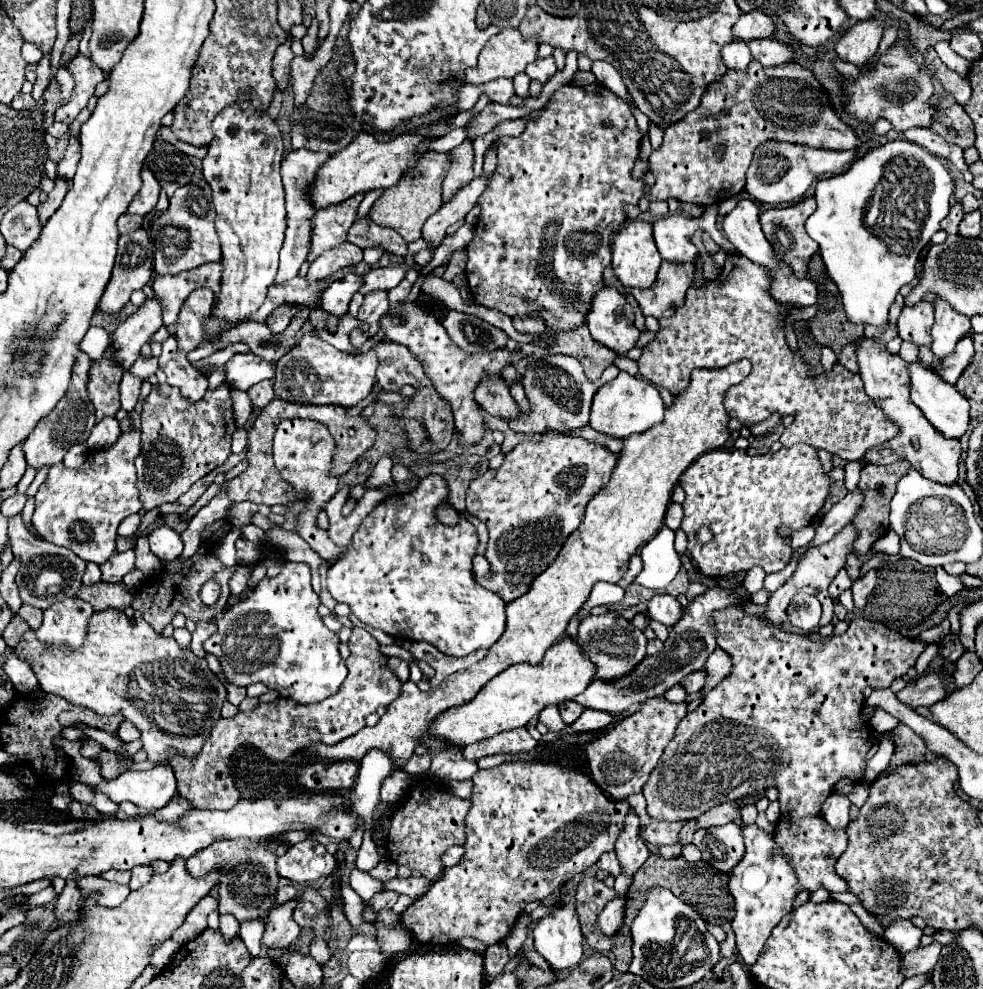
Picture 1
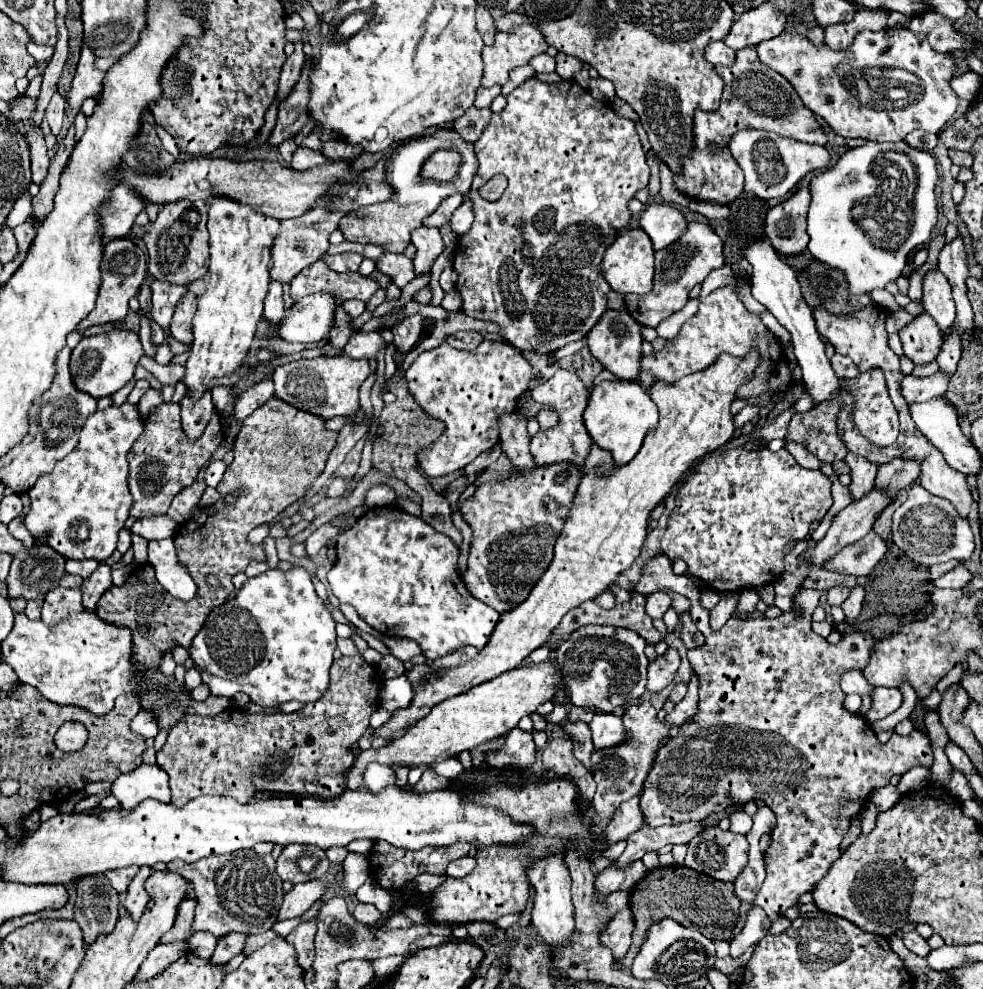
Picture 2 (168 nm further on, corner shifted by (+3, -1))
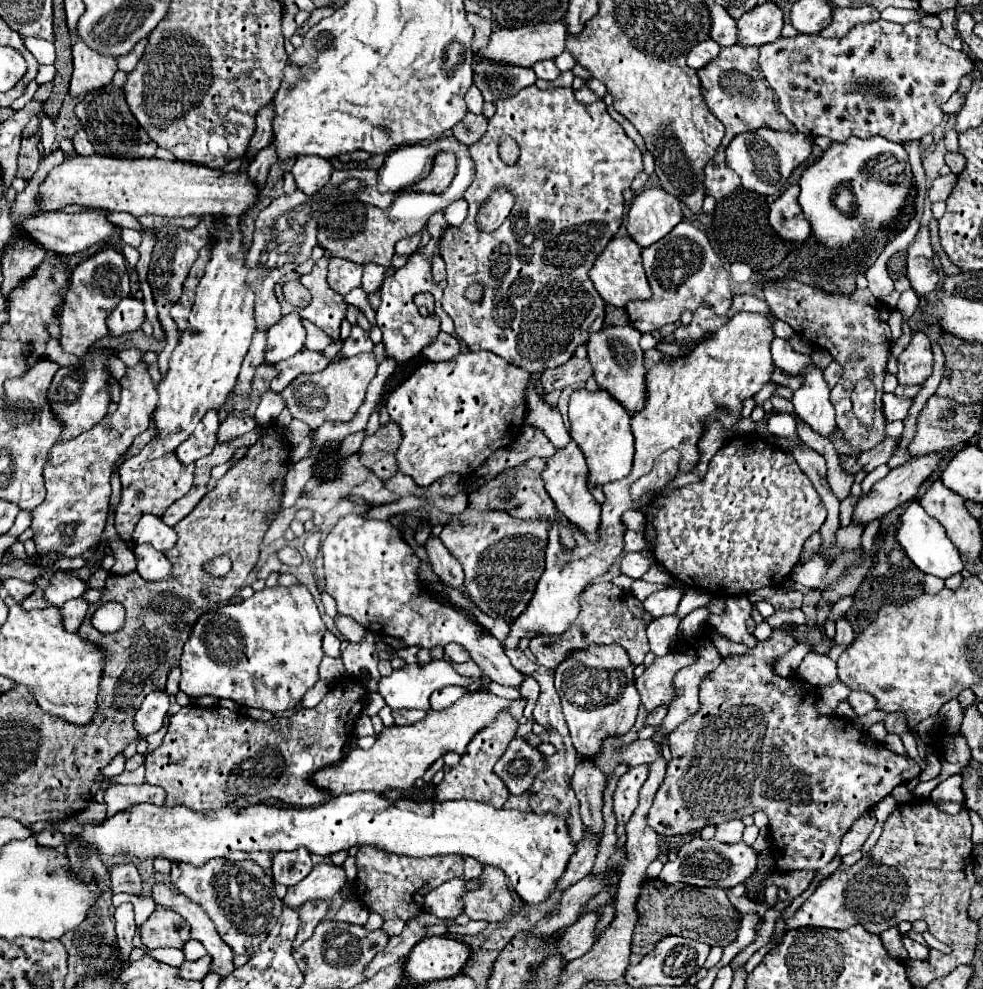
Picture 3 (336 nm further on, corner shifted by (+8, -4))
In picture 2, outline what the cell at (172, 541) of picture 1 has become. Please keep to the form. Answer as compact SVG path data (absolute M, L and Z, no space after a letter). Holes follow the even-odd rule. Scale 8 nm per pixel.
M172 539L162 541L150 541L148 543L148 563L156 571L156 579L168 593L172 593L178 599L190 601L196 595L196 583L190 577L188 569L180 565Z

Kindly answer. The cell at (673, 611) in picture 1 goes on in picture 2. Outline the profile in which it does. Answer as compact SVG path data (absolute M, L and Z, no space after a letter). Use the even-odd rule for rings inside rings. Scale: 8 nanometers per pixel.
M656 591L646 597L646 613L652 619L662 619L662 615L672 607L672 597L666 591Z

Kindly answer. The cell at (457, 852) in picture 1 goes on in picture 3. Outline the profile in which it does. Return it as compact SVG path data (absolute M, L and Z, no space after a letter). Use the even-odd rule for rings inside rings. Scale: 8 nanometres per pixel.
M465 858L465 860L463 860L463 876L465 876L467 880L477 878L477 876L481 874L481 868L483 868L483 864L479 864L477 860L471 860L471 858Z

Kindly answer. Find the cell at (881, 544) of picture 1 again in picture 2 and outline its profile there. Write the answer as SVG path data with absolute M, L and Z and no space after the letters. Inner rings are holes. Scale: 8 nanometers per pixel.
M868 533L860 541L842 547L834 557L824 561L822 569L854 577L868 575L874 569L874 565L884 557L886 551L888 551L886 541L876 533Z

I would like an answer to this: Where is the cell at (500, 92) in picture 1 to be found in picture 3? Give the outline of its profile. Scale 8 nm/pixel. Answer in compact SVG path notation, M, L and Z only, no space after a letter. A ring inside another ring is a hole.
M471 86L471 90L469 90L467 96L465 96L465 102L467 102L469 112L473 112L473 114L481 114L481 110L483 110L483 94L479 92L479 88Z

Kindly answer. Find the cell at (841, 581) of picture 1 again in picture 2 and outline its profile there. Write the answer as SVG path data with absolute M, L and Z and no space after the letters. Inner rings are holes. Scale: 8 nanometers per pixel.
M658 553L654 555L652 559L646 561L644 569L642 569L642 577L638 581L638 585L634 587L640 595L650 595L650 593L656 593L656 591L674 591L674 593L680 593L680 595L686 595L690 601L692 601L692 621L696 623L696 627L704 633L706 637L706 645L700 647L698 651L688 651L688 661L698 677L698 683L700 683L700 695L698 699L702 699L702 713L700 717L696 717L696 725L698 727L680 727L678 729L678 735L670 741L666 741L666 745L658 751L656 755L656 761L654 761L654 767L644 783L644 791L642 791L642 797L640 797L640 809L646 817L646 823L652 825L652 827L660 827L660 825L676 825L676 823L686 823L686 821L704 821L708 815L712 813L718 813L718 811L724 811L726 807L732 807L732 805L746 805L750 801L766 801L766 805L774 811L776 815L776 825L771 833L771 843L768 847L768 851L764 853L764 861L766 861L766 867L772 867L772 869L766 869L766 881L764 885L760 887L758 895L756 895L756 903L758 907L762 907L766 911L766 915L770 917L770 921L776 921L788 907L792 907L796 903L796 899L804 893L808 893L810 889L816 887L816 881L820 881L820 877L824 877L830 869L830 865L840 857L840 841L844 839L848 827L850 827L850 819L856 817L860 813L860 809L868 803L868 797L874 789L880 789L884 785L890 783L890 779L894 775L904 775L906 771L910 771L912 767L916 765L922 765L922 767L932 767L932 745L930 745L930 739L928 735L924 735L922 731L912 731L908 737L900 737L896 733L892 733L890 741L888 743L878 743L876 739L876 733L872 731L872 727L868 725L868 721L864 721L860 715L856 713L850 713L844 709L844 693L840 689L840 673L842 671L848 671L848 669L862 669L864 665L868 665L868 657L872 653L872 645L874 645L874 639L872 635L868 633L848 633L842 637L840 643L836 645L830 645L826 639L822 639L820 635L816 635L812 629L810 629L810 617L812 617L812 603L818 603L818 597L820 597L820 591L816 589L808 589L808 591L798 591L796 597L792 599L792 609L788 613L782 613L780 617L776 619L742 619L742 617L730 617L728 623L720 629L720 631L712 631L710 625L708 625L708 611L702 609L700 605L700 591L698 587L692 583L690 577L686 575L676 575L672 571L672 561L664 555L664 553ZM796 609L800 609L802 613L798 615ZM720 717L724 717L726 725L718 725ZM710 723L716 723L716 725L710 725Z

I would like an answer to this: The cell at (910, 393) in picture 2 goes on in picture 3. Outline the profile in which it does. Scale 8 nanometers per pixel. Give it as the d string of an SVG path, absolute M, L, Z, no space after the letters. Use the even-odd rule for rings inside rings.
M893 392L883 394L883 410L887 416L887 422L893 420L903 420L909 414L909 408L913 404L913 398L905 398L905 396L897 396Z

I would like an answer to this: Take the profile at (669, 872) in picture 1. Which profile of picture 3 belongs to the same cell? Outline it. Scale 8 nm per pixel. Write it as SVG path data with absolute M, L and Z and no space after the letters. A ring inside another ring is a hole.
M659 878L645 880L641 886L641 896L637 900L639 922L633 932L631 944L631 966L637 964L653 946L669 934L679 934L705 942L709 946L727 946L737 938L741 928L741 914L727 898L727 892L721 888L691 888L683 884L665 884Z

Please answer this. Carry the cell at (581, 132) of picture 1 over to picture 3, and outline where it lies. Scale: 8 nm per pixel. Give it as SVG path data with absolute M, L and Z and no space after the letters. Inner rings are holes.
M535 84L533 86L527 86L523 88L521 92L517 92L515 96L507 98L507 100L499 100L495 102L495 114L493 118L489 118L489 128L485 132L485 136L475 142L473 146L469 146L471 150L471 158L475 162L475 168L477 168L477 174L475 174L475 180L473 184L467 188L465 192L465 200L469 202L469 216L467 220L463 222L463 226L459 228L453 228L449 226L447 232L443 234L441 238L441 258L445 260L447 264L447 288L443 290L443 310L451 316L451 320L455 322L455 334L471 348L471 350L489 350L489 352L495 352L497 356L505 358L507 362L511 364L517 364L521 368L525 368L527 372L541 372L541 370L547 370L547 368L555 368L555 366L561 366L565 364L575 348L579 344L585 344L587 338L597 332L599 328L603 328L603 318L605 318L605 302L603 298L597 294L597 290L593 288L593 282L589 280L589 270L595 262L595 258L601 254L601 250L607 246L607 242L617 234L621 222L623 222L623 214L625 214L625 206L623 206L623 190L631 186L631 182L637 178L637 174L643 172L643 156L639 152L639 148L635 146L635 142L625 134L625 130L621 128L619 122L615 122L609 112L607 112L607 106L603 100L597 100L593 104L581 104L575 100L573 96L573 90L571 88L551 88L551 90L539 90ZM501 136L511 136L517 146L519 146L519 158L515 164L505 164L499 156L499 140ZM499 188L505 188L507 192L513 194L515 198L515 206L509 214L509 218L495 230L495 232L483 232L477 228L475 224L475 214L477 210L483 206L483 202L489 198L491 192L499 190ZM471 284L481 284L483 286L483 300L479 302L471 302L467 300L465 292Z

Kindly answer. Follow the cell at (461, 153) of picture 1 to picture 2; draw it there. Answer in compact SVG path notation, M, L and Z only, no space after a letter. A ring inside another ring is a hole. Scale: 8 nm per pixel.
M454 193L452 197L448 197L448 201L442 201L442 205L430 217L424 219L424 225L426 227L438 227L438 229L442 229L450 221L452 213L460 207L462 201L464 201L464 197L460 197L458 193Z

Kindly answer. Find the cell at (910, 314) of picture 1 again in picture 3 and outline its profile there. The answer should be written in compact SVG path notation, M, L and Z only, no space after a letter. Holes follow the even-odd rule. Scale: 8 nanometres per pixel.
M917 330L899 356L899 384L923 384L933 370L933 350L925 332Z

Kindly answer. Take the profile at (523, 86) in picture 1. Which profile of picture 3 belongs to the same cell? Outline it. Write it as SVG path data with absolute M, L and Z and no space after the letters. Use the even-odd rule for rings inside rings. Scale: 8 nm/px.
M475 64L475 86L483 92L485 102L497 102L501 98L515 96L521 88L535 84L537 76L531 68L517 68L507 64Z

